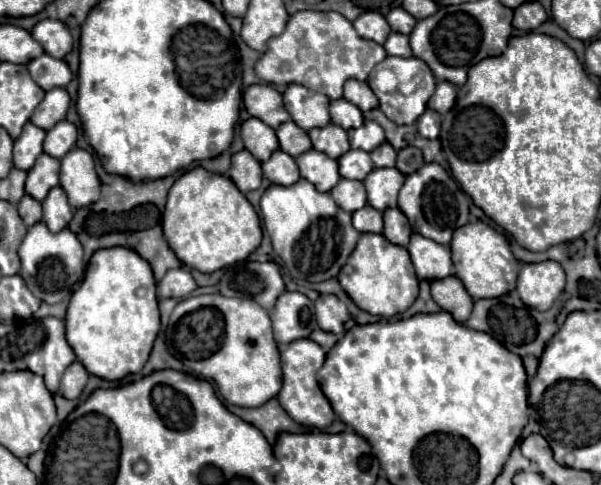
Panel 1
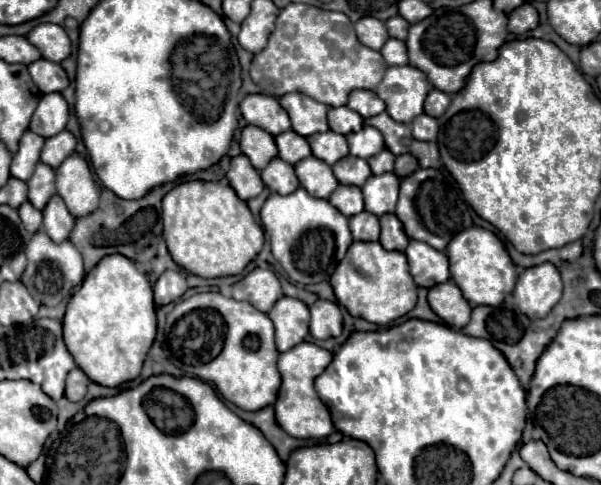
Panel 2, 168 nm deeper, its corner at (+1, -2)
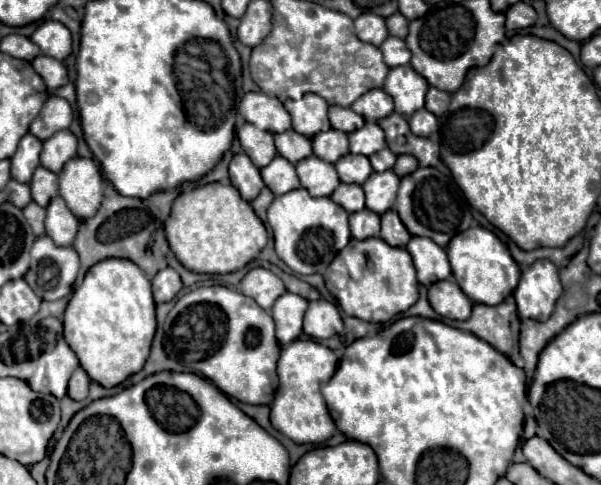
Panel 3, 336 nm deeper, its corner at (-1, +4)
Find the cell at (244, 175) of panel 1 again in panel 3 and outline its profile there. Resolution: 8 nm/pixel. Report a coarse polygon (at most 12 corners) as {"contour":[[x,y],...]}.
{"contour":[[245,152],[233,156],[229,176],[247,202],[265,182]]}

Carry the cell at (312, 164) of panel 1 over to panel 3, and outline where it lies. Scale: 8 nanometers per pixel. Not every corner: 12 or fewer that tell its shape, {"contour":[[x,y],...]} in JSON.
{"contour":[[309,156],[295,164],[311,196],[339,186],[335,166]]}

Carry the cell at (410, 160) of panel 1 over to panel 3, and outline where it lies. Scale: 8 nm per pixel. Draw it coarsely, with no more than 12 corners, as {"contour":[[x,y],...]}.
{"contour":[[411,154],[397,156],[397,176],[411,174],[419,162]]}

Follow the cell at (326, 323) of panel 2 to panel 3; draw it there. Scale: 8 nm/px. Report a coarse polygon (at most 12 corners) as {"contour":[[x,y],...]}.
{"contour":[[309,302],[303,332],[315,340],[343,332],[339,308]]}

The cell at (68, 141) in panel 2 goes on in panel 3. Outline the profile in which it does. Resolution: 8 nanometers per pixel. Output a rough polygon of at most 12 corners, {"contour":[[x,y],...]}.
{"contour":[[63,130],[43,142],[41,164],[59,172],[77,154],[77,138]]}

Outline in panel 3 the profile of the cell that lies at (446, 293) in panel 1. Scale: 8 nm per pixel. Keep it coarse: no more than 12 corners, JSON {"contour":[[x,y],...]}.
{"contour":[[453,280],[429,286],[439,316],[467,320],[473,302]]}

